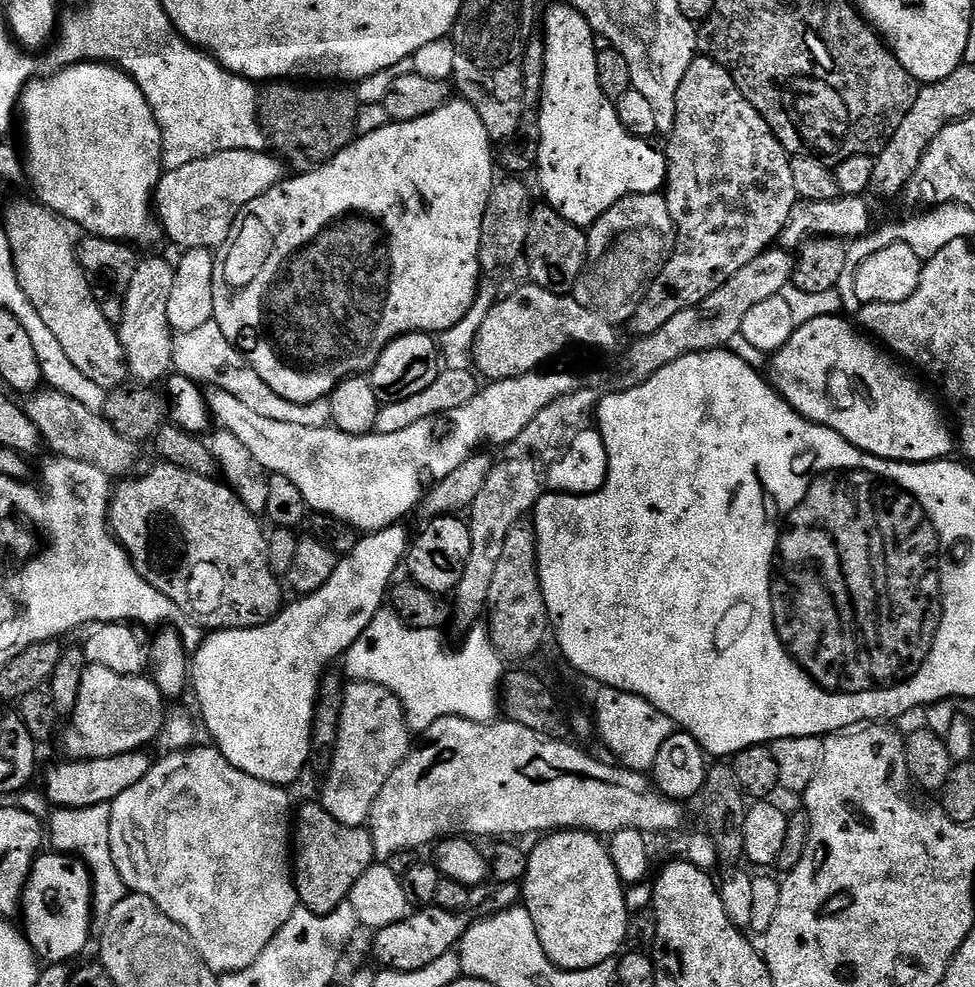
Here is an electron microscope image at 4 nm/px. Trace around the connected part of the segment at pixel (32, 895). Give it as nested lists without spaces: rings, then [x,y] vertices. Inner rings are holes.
[[[41,854],[24,887],[22,901],[23,931],[33,952],[49,965],[72,960],[88,944],[94,917],[92,914],[92,875],[81,860],[67,854]]]

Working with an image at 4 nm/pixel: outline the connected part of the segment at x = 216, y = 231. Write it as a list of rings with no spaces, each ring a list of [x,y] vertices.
[[[226,150],[219,152],[202,158],[198,162],[190,162],[190,166],[178,166],[178,170],[165,171],[154,193],[154,215],[163,235],[165,232],[180,247],[180,250],[189,248],[220,250],[229,243],[238,224],[237,217],[243,213],[244,207],[254,202],[254,198],[266,194],[266,190],[279,184],[285,176],[285,165],[267,151]]]

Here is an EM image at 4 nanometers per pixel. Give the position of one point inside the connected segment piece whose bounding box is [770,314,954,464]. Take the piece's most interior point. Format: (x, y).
(827, 373)

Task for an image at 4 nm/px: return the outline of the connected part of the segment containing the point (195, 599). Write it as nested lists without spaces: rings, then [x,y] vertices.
[[[156,462],[141,480],[132,479],[121,479],[111,493],[108,507],[111,533],[127,552],[139,576],[154,586],[154,590],[170,597],[178,606],[181,617],[189,616],[204,630],[219,630],[257,628],[280,615],[280,609],[286,604],[285,589],[268,565],[265,529],[260,529],[256,521],[259,519],[227,484],[163,462]]]

